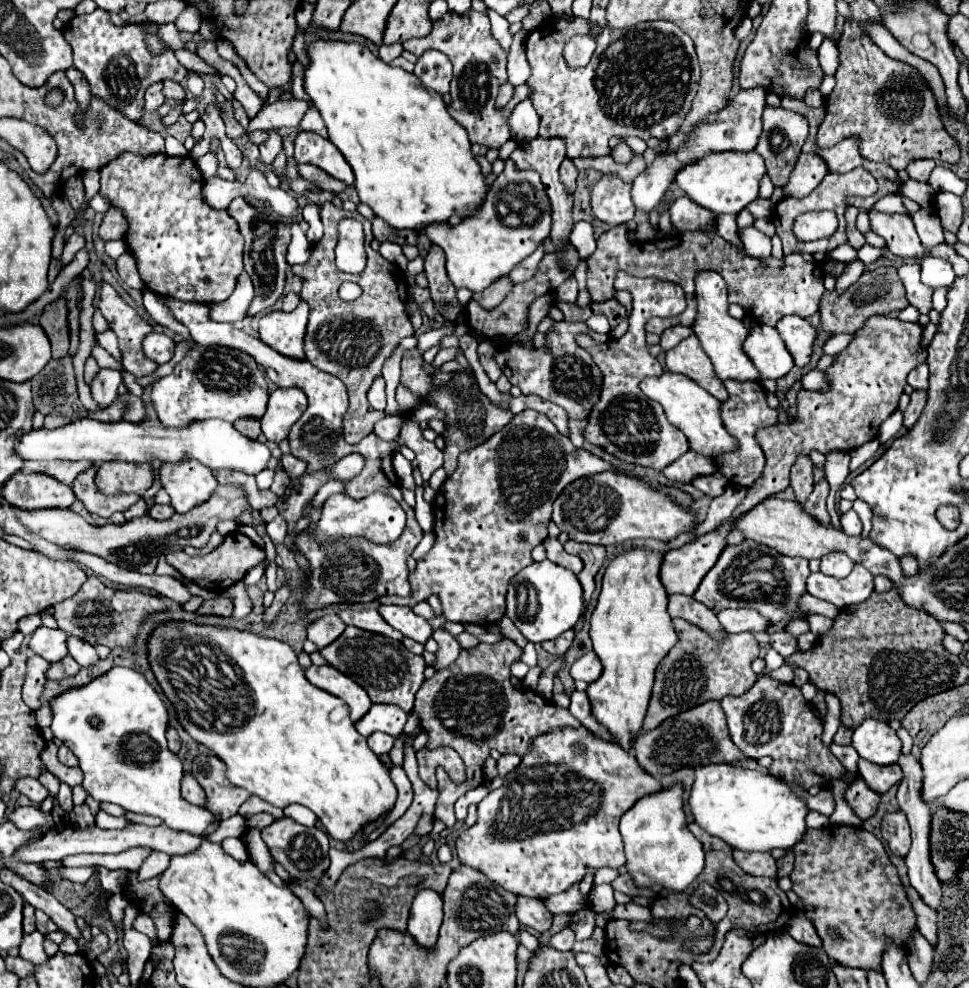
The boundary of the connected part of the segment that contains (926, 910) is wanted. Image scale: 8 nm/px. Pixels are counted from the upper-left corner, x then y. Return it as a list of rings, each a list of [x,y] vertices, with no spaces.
[[[906,889],[908,891],[908,895],[912,897],[912,905],[914,905],[914,909],[916,909],[916,917],[918,917],[918,931],[928,939],[928,943],[930,945],[934,945],[934,941],[938,941],[938,937],[936,937],[936,933],[938,933],[938,925],[936,925],[936,913],[930,909],[930,907],[926,907],[924,903],[922,903],[922,899],[918,899],[920,895],[918,893],[914,893],[914,889]]]

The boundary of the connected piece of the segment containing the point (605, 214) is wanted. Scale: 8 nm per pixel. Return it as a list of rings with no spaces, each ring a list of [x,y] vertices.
[[[604,173],[596,185],[592,187],[590,191],[590,207],[592,207],[592,213],[596,219],[600,219],[602,223],[608,223],[608,225],[622,225],[622,223],[628,223],[634,219],[636,215],[636,209],[634,209],[634,203],[632,203],[632,197],[630,197],[630,183],[624,183],[618,175],[614,173]]]

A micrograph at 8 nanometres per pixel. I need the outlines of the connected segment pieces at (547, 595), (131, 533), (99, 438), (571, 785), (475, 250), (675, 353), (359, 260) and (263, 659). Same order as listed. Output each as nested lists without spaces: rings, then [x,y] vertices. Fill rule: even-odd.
[[[548,559],[540,563],[530,563],[510,581],[506,595],[506,615],[514,621],[520,633],[532,643],[556,639],[564,631],[574,629],[582,613],[584,613],[584,597],[580,581],[576,579],[574,573],[570,573],[570,569],[558,567]]]
[[[220,485],[216,493],[206,501],[204,505],[184,513],[184,515],[172,515],[166,521],[154,521],[150,515],[142,515],[138,519],[126,521],[124,525],[104,525],[94,527],[86,523],[80,515],[72,513],[70,509],[46,509],[46,511],[20,511],[14,509],[18,519],[30,527],[34,533],[42,535],[46,541],[54,545],[74,545],[80,547],[86,553],[94,553],[122,569],[134,569],[144,575],[152,575],[158,563],[158,557],[162,553],[168,553],[170,549],[182,549],[186,545],[204,547],[208,543],[208,537],[216,531],[216,523],[224,519],[238,519],[240,513],[248,507],[248,501],[240,487],[234,485]]]
[[[78,419],[58,429],[32,429],[14,443],[14,453],[24,461],[164,461],[178,463],[184,455],[204,463],[210,469],[238,469],[248,475],[258,475],[266,469],[270,449],[260,441],[250,441],[240,435],[232,423],[222,419],[208,419],[192,423],[186,429],[170,429],[152,423],[102,423],[94,419]]]
[[[586,727],[554,729],[538,735],[530,745],[530,753],[522,757],[522,763],[504,777],[502,787],[488,793],[478,803],[478,823],[460,833],[456,853],[460,863],[480,869],[490,881],[498,883],[506,891],[530,899],[544,899],[580,883],[588,869],[596,873],[600,867],[622,867],[626,857],[618,830],[620,817],[640,797],[660,789],[662,785],[620,745],[602,741]],[[574,745],[584,745],[584,749],[574,749]]]
[[[508,159],[504,171],[492,183],[488,197],[476,215],[468,217],[466,221],[460,221],[456,227],[450,227],[448,223],[430,225],[430,229],[426,229],[426,235],[430,237],[432,243],[444,249],[446,271],[454,287],[466,287],[476,293],[492,285],[496,279],[506,277],[522,259],[532,255],[536,247],[548,239],[550,227],[552,227],[552,207],[540,181],[540,175],[536,171],[520,171]],[[506,207],[526,207],[528,225],[510,227],[506,223],[504,213],[512,211],[506,211]]]
[[[690,335],[688,339],[680,341],[674,349],[666,351],[666,367],[672,373],[682,373],[688,379],[696,381],[702,389],[710,391],[718,401],[728,399],[728,391],[724,383],[718,381],[718,375],[710,365],[710,357],[706,357],[702,345],[698,345],[696,335]]]
[[[342,219],[338,223],[336,267],[346,273],[362,273],[366,267],[364,233],[362,225],[354,219]]]
[[[166,623],[150,639],[148,659],[160,687],[176,707],[182,727],[226,763],[232,785],[280,809],[292,803],[312,809],[336,841],[350,841],[368,823],[392,811],[396,787],[388,767],[370,751],[366,737],[354,729],[348,705],[310,685],[290,645],[238,629]]]

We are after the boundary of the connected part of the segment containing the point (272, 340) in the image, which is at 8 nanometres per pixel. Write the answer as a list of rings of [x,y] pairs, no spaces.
[[[300,301],[292,313],[272,311],[260,317],[260,341],[286,357],[306,359],[304,355],[306,325],[308,305]]]

